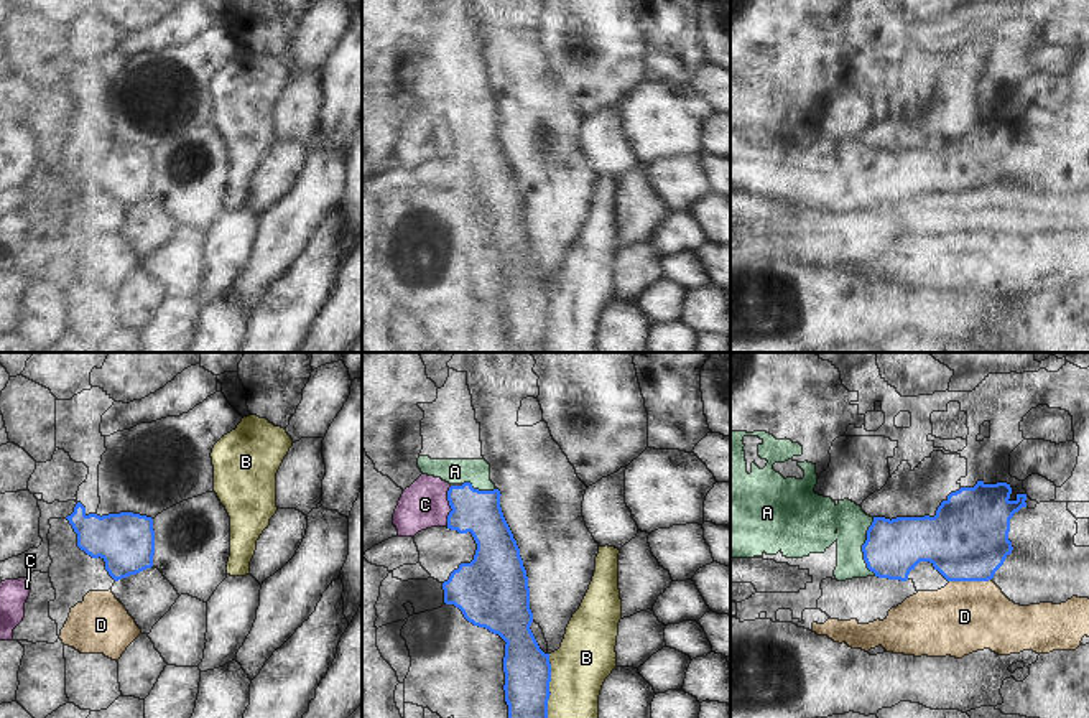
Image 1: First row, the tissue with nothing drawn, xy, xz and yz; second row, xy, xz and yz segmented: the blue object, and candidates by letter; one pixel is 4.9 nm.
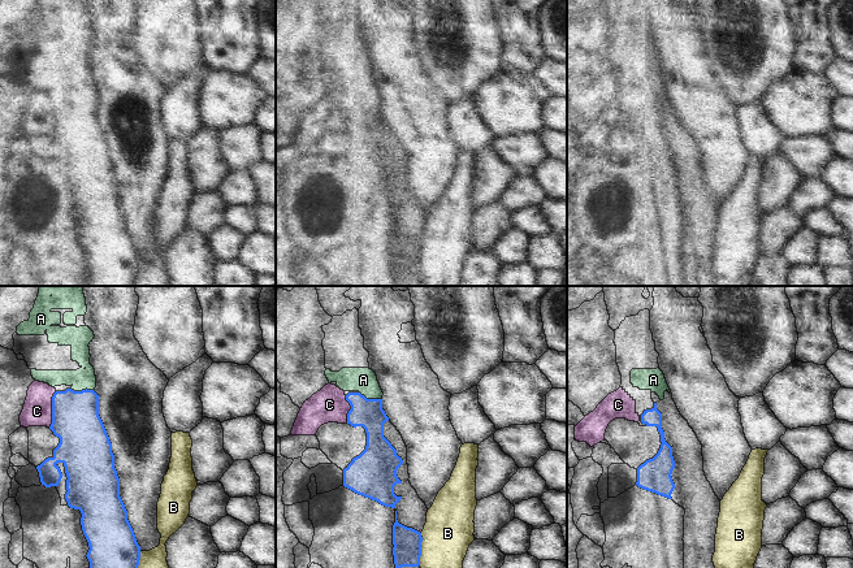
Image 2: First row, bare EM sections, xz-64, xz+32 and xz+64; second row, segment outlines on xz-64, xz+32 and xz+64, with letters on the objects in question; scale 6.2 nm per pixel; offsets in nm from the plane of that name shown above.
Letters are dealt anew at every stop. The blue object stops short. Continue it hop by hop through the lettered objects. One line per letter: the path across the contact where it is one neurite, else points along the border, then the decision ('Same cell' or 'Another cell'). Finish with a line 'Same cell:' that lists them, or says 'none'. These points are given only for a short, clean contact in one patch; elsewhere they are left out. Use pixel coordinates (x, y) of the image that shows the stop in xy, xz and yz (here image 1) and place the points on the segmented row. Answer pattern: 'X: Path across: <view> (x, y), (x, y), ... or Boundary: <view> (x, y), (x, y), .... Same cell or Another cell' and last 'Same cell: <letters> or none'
A: Path across: yz (894, 547), (862, 547), (815, 529). Same cell
B: Another cell
C: Boundary: xz (451, 486), (448, 491), (451, 509), (446, 526). Another cell
D: Boundary: yz (991, 578), (949, 582). Another cell
Same cell: A.

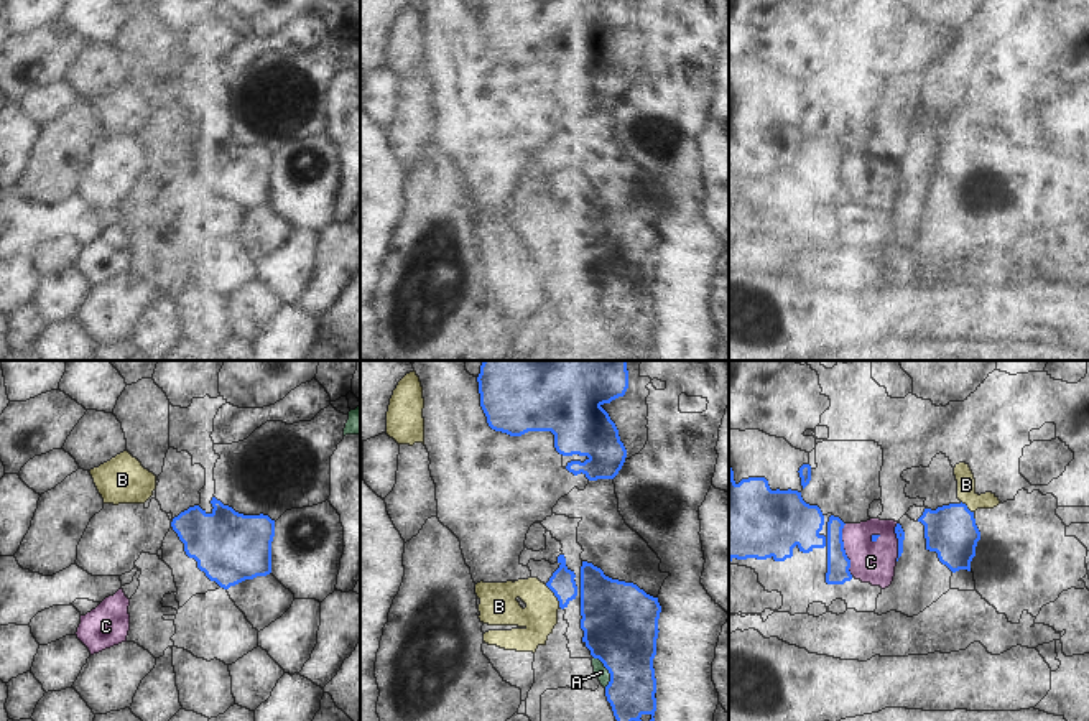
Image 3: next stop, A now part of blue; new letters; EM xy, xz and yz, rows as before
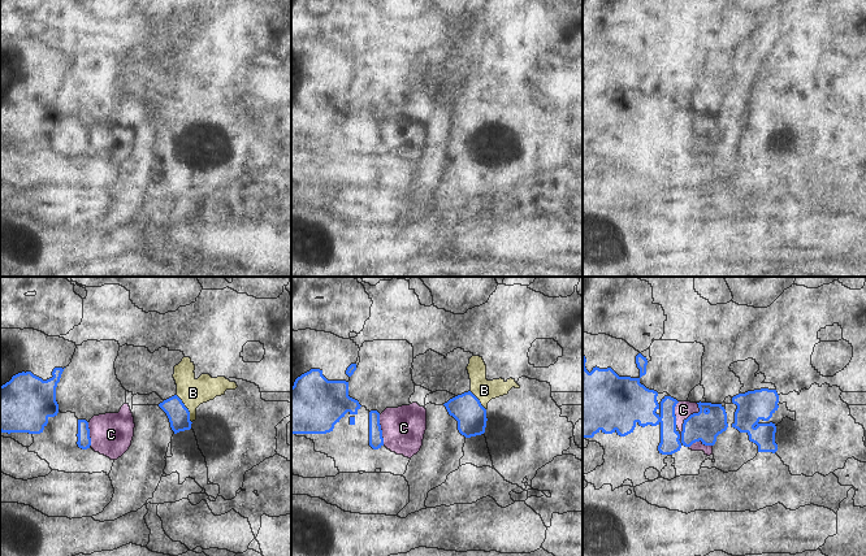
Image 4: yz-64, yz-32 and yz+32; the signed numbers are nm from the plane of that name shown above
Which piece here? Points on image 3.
A: Boundary: xz (593, 655), (609, 674), (606, 687). Another cell
B: Boundary: xz (545, 585), (561, 608). Another cell
C: Boundary: yz (844, 524), (843, 548), (852, 575). Another cell
Same cell: none.

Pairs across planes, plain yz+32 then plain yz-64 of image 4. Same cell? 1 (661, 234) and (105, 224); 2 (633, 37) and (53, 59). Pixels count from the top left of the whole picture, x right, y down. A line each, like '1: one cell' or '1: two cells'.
1: two cells
2: two cells

